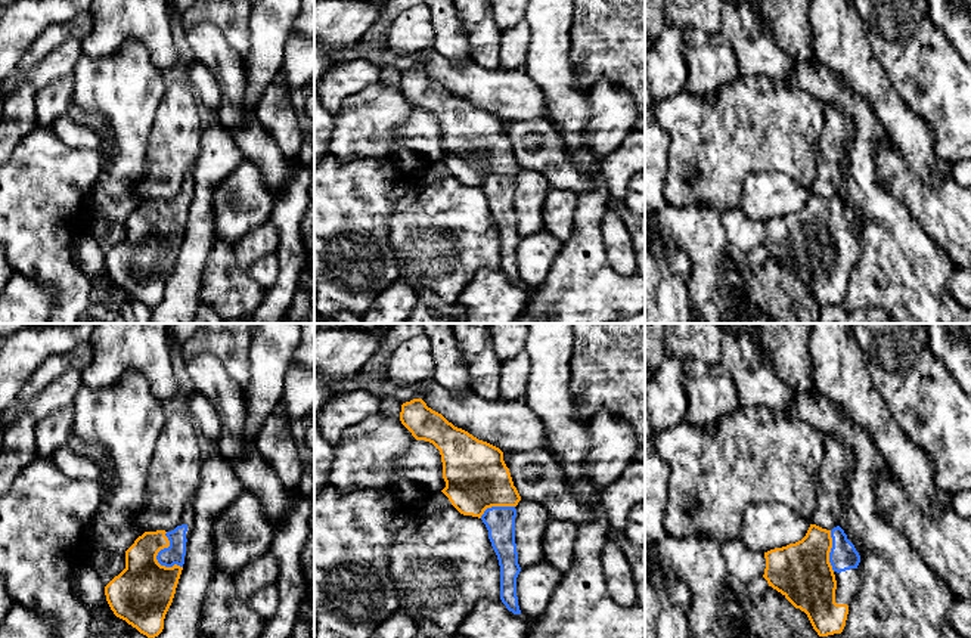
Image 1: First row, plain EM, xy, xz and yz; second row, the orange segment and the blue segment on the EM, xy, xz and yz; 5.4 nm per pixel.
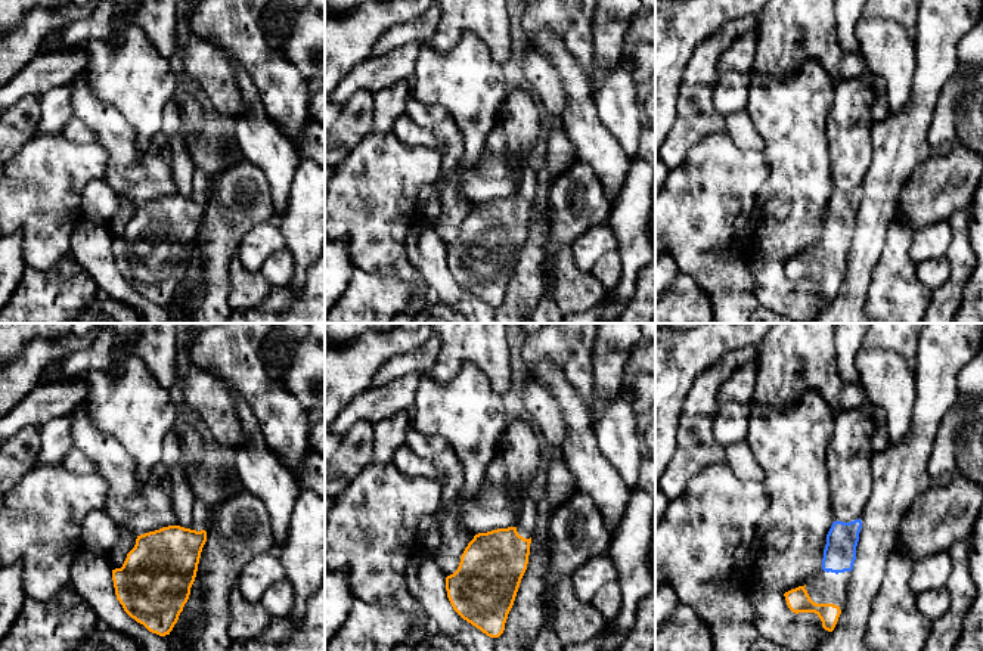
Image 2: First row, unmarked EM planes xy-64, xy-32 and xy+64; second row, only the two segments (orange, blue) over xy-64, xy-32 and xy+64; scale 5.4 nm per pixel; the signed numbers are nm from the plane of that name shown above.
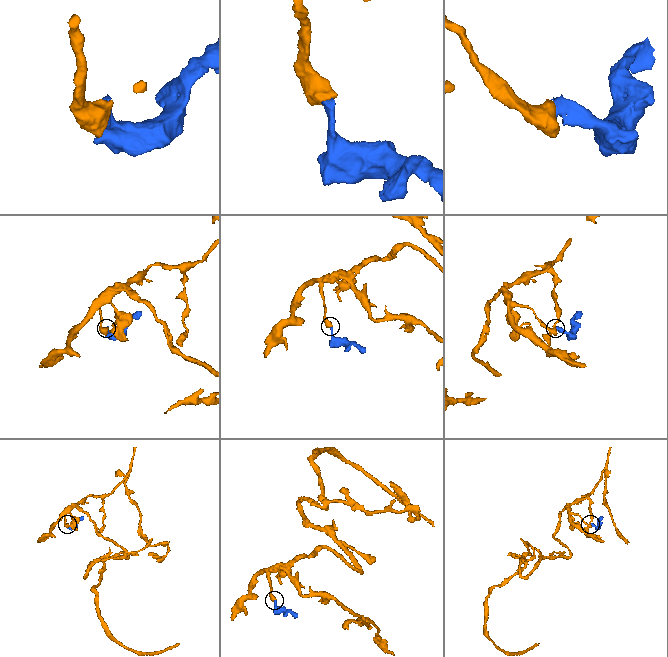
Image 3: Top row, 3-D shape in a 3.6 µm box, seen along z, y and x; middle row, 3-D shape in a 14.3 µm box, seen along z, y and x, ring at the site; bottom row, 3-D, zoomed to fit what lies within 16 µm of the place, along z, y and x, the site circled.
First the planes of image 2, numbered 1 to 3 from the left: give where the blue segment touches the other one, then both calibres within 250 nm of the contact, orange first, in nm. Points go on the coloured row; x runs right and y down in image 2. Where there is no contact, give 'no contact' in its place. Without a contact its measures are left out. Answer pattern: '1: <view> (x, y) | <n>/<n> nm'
1: no contact
2: no contact
3: no contact

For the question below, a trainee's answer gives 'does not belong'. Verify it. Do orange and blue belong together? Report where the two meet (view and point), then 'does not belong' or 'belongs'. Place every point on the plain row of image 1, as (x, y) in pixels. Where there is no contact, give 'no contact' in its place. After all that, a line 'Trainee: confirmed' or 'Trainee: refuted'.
xy (155, 226) | belongs
Trainee: refuted

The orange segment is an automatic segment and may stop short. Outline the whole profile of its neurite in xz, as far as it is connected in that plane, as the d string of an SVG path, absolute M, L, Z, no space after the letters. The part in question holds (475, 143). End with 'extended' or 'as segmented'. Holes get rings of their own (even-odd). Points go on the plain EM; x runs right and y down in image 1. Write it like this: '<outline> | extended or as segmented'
M422 68L403 72L400 90L416 109L429 111L440 120L446 151L441 161L460 183L478 186L486 193L500 235L500 269L509 281L521 284L515 213L515 176L521 165L503 121L455 96Z | extended

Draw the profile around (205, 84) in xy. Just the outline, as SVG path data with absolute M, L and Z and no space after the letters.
M196 58L189 65L189 84L208 117L215 117L221 105L221 89L212 71Z

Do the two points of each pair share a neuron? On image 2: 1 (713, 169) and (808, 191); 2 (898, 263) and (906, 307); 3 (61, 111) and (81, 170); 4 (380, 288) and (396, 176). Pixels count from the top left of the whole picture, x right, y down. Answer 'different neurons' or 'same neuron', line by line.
1: different neurons
2: same neuron
3: different neurons
4: different neurons

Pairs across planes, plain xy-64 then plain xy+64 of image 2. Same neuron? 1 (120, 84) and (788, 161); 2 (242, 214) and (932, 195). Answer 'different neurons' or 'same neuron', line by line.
1: same neuron
2: same neuron

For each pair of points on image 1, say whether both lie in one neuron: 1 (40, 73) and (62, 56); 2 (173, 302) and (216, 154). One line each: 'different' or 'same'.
1: same
2: same

